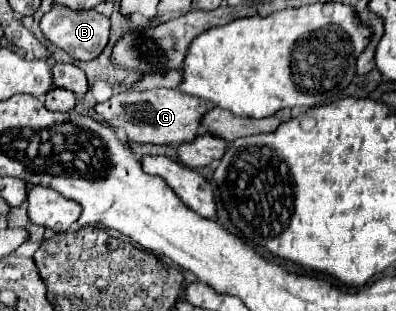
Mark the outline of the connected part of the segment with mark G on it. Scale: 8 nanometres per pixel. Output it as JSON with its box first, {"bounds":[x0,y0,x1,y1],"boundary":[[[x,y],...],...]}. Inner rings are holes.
{"bounds":[94,88,214,146],"boundary":[[[160,88],[148,92],[120,92],[114,94],[108,102],[98,104],[94,110],[112,128],[122,128],[130,142],[178,146],[192,142],[198,136],[200,116],[204,116],[204,112],[210,108],[214,108],[214,104],[208,100],[196,100],[196,96],[188,96],[180,90]]]}

